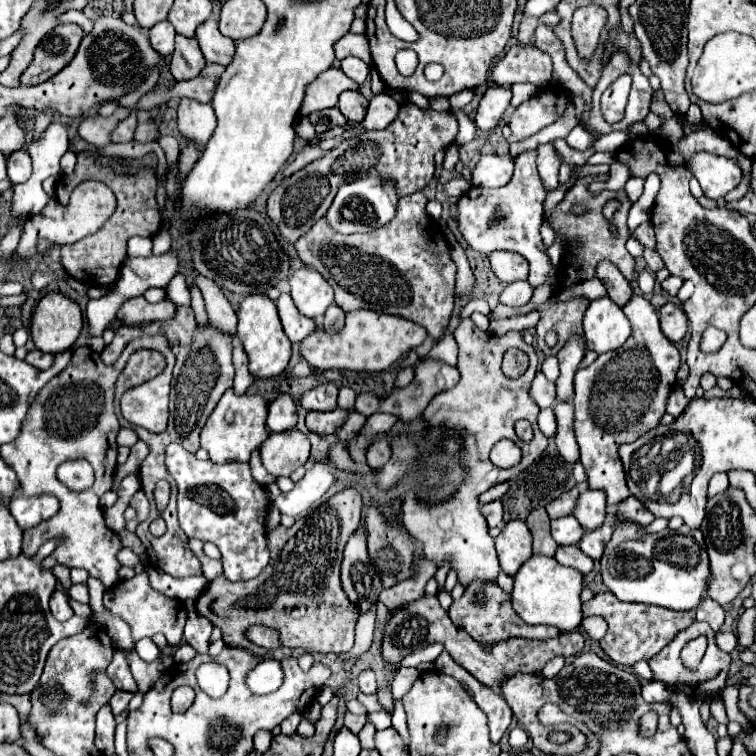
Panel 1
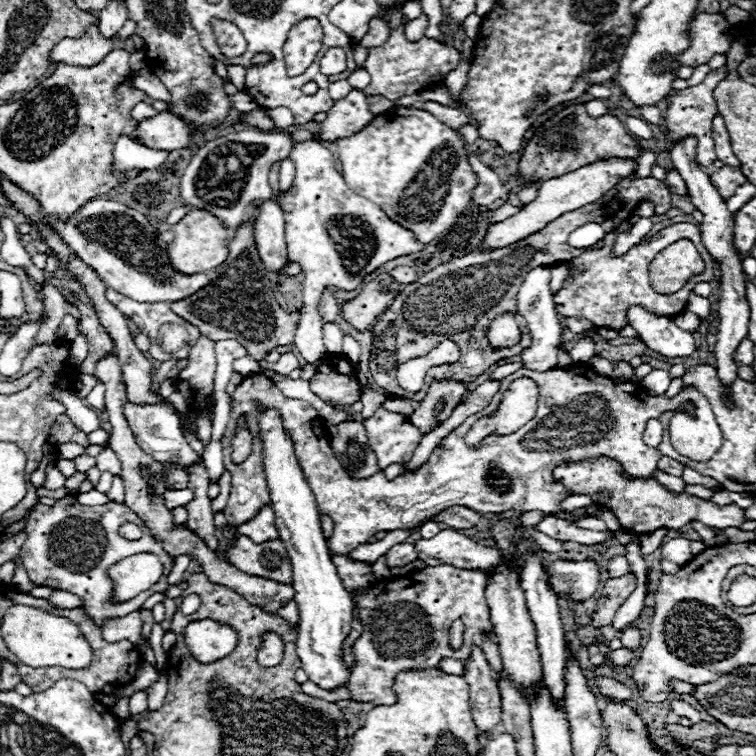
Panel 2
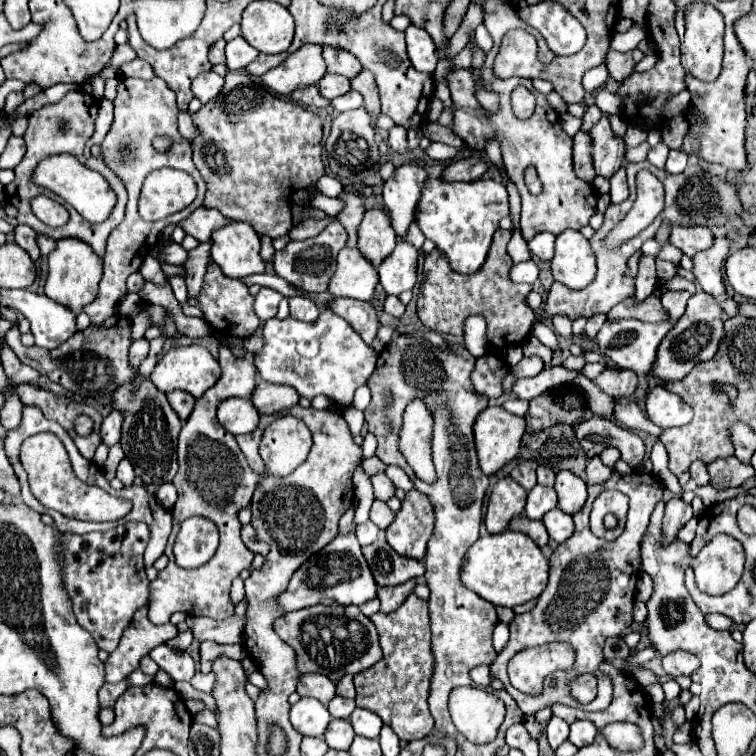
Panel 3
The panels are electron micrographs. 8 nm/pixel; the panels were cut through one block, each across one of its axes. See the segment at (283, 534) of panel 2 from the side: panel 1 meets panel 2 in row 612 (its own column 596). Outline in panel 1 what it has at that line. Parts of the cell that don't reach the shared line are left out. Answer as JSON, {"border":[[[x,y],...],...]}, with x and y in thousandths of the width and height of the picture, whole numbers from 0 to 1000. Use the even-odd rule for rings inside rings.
{"border":[[[804,392],[783,397],[772,413],[775,460],[788,468],[817,463],[833,447],[833,429],[820,405]]]}

